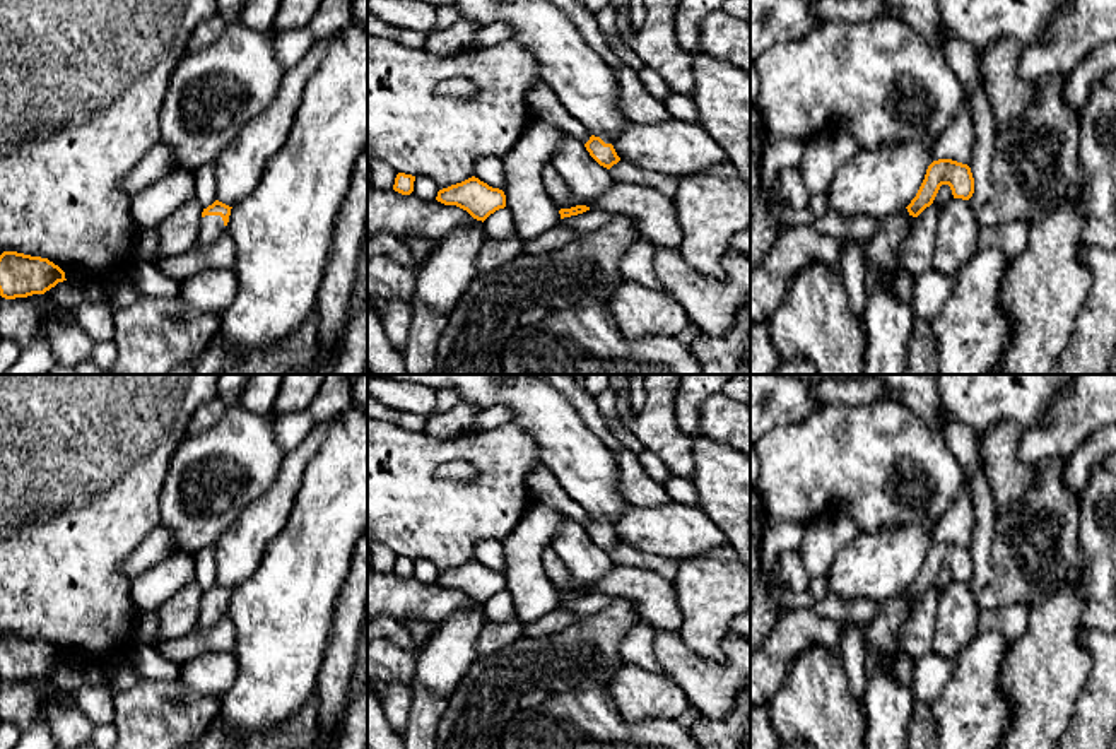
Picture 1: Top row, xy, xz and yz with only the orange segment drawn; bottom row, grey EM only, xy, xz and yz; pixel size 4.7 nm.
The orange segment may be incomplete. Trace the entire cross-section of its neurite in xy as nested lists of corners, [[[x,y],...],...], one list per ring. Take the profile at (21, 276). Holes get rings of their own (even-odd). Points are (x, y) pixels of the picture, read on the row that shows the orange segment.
[[[17,251],[0,255],[0,296],[5,299],[44,294],[63,280],[65,272],[48,258]]]

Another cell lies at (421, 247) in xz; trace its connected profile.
[[[400,236],[405,245],[410,248],[410,251],[417,258],[429,258],[429,255],[434,251],[438,241],[429,241],[426,238],[417,238],[417,236]]]

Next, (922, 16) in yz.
[[[885,0],[899,10],[901,19],[918,31],[933,48],[940,50],[943,32],[937,0]]]

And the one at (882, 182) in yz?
[[[937,140],[861,149],[843,164],[829,188],[829,210],[877,221],[906,209],[916,197]]]

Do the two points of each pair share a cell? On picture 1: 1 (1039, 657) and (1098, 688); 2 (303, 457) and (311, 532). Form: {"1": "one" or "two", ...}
{"1": "two", "2": "two"}

